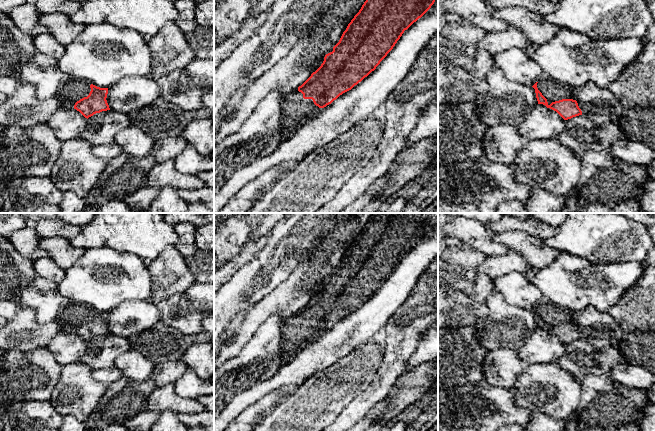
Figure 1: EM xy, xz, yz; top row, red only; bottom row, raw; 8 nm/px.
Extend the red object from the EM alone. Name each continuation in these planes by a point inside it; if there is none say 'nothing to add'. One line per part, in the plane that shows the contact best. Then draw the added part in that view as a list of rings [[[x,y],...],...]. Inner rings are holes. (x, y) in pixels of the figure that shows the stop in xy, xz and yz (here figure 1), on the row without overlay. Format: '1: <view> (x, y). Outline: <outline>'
1: yz (553, 315). Outline: [[[541,302],[537,307],[538,314],[547,323],[548,329],[562,323],[576,324],[577,313],[570,309],[555,306],[553,303]]]

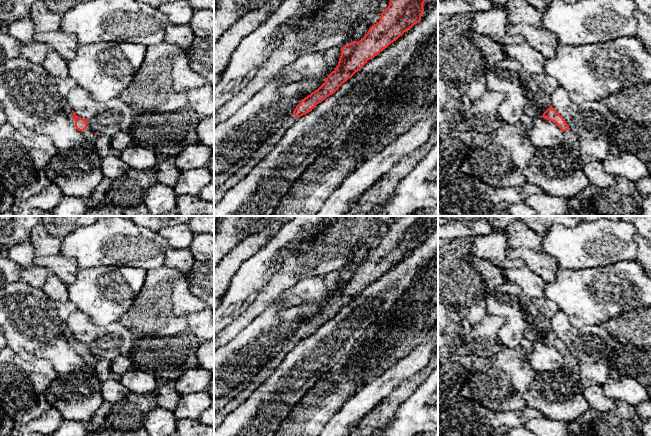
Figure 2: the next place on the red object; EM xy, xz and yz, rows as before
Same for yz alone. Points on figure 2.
1: yz (571, 364). Outline: [[[570,353],[563,355],[564,369],[575,374],[579,373],[580,361],[574,358]]]

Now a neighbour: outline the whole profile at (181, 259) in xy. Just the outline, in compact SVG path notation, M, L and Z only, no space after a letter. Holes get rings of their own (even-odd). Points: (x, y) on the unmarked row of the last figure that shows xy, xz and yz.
M169 248L164 257L164 265L177 269L182 273L187 273L196 263L191 250L187 248Z

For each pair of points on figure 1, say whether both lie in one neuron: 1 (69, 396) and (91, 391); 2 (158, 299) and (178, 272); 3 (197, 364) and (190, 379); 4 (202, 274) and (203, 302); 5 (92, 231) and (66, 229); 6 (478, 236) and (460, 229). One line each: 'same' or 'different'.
1: same
2: same
3: different
4: different
5: different
6: same

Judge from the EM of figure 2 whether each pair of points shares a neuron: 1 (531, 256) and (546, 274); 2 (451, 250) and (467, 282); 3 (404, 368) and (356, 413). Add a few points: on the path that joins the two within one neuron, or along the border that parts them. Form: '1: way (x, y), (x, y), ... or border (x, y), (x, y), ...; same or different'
1: way (536, 261), (545, 269); same
2: way (451, 258), (451, 266), (459, 274); same
3: way (392, 380), (388, 381), (368, 401); same

